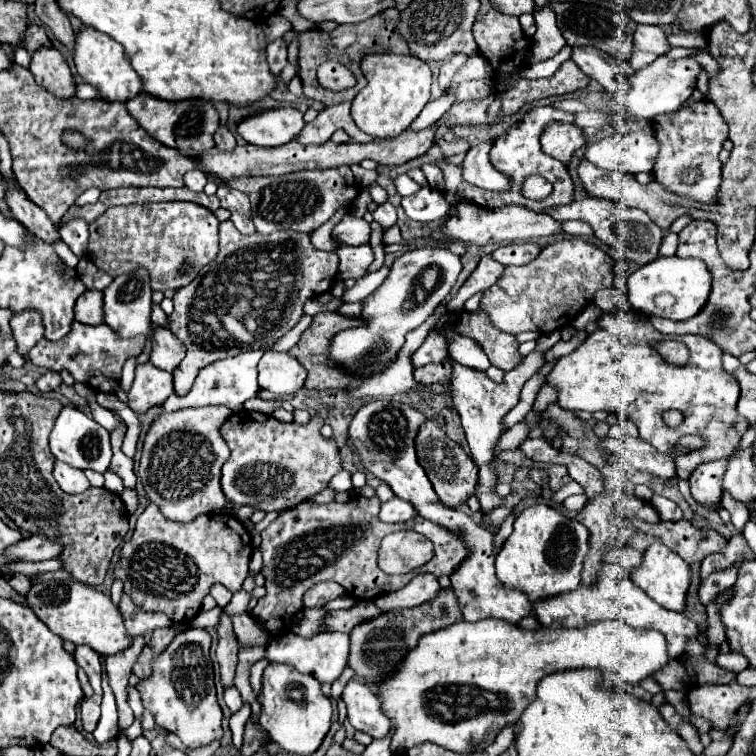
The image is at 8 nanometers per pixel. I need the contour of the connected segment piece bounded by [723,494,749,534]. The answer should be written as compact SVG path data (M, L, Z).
M723 494L723 506L731 512L731 522L737 534L743 534L743 528L749 522L749 510L743 510L743 506L731 506L731 498L727 498L727 494Z

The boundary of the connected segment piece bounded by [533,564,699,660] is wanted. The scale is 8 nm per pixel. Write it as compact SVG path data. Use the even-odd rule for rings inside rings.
M603 564L599 580L593 586L579 586L575 592L563 594L563 598L539 602L539 606L533 604L533 610L539 622L547 628L585 628L601 620L619 620L627 626L659 630L667 638L669 660L679 660L685 654L685 642L699 636L699 626L695 622L691 622L683 614L671 614L669 610L663 610L659 604L651 602L651 598L647 598L647 594L639 590L635 582L631 582L631 574L625 572L619 564Z

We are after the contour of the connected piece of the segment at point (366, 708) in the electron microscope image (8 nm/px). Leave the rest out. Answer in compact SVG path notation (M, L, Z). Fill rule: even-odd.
M351 680L343 690L347 704L347 718L355 730L369 734L371 738L385 738L391 732L389 718L379 710L379 698L359 680Z

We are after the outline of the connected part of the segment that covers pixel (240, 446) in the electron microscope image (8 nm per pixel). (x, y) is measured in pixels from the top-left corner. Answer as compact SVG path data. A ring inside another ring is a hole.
M241 410L233 414L221 426L221 436L231 450L221 478L225 496L255 510L283 512L325 490L329 480L341 470L341 458L335 442L321 436L321 426L321 416L313 416L307 424L285 424L261 412Z

